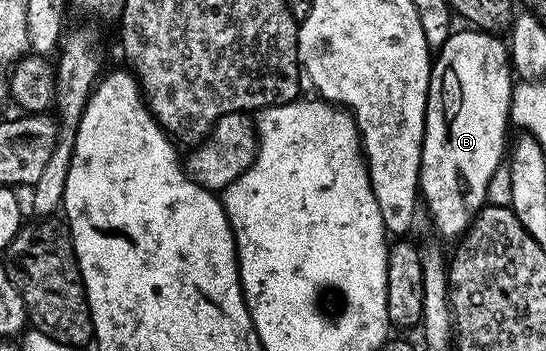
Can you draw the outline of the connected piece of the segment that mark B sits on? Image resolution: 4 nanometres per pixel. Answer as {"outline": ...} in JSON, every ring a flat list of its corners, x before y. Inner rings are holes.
{"outline":[[467,30,471,32,452,31,451,37,438,49,431,66,431,81,427,91,427,117,425,118,425,130,423,131,423,153,421,154,421,170,419,171,419,191,422,203,427,203,427,212,431,215,431,220,435,223,435,228,443,236,462,237,466,232,475,213,487,204,487,187,489,178,504,163,505,153,509,148,507,140,507,128,511,118,511,90,513,87,513,69,511,66,511,53,508,45,503,44,498,35,484,32,482,30]]}

